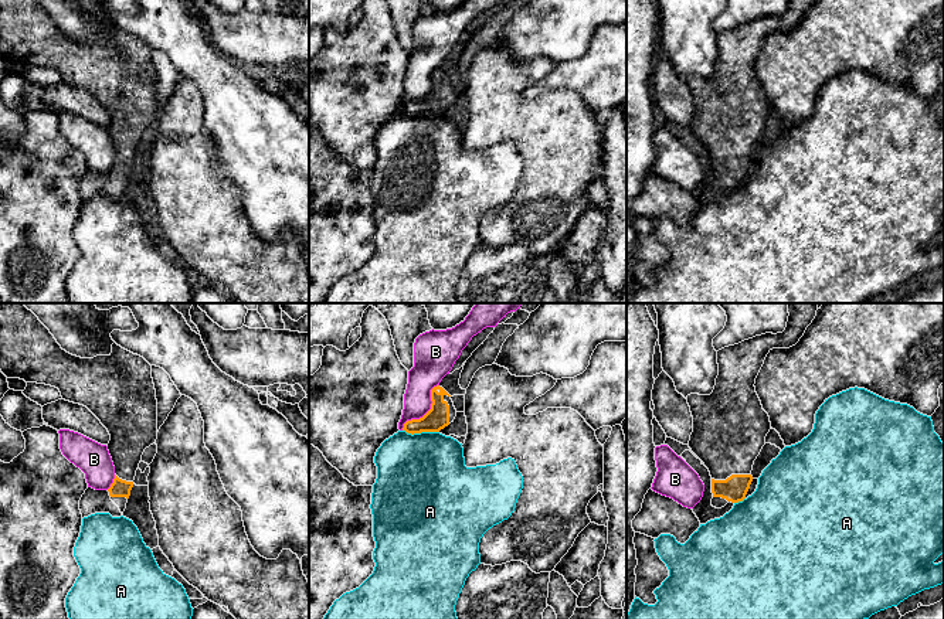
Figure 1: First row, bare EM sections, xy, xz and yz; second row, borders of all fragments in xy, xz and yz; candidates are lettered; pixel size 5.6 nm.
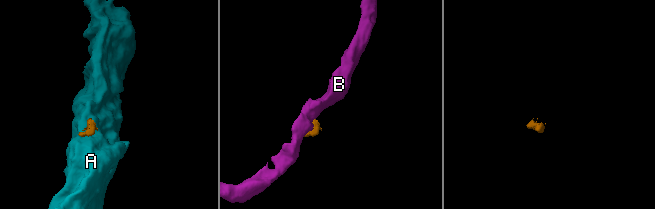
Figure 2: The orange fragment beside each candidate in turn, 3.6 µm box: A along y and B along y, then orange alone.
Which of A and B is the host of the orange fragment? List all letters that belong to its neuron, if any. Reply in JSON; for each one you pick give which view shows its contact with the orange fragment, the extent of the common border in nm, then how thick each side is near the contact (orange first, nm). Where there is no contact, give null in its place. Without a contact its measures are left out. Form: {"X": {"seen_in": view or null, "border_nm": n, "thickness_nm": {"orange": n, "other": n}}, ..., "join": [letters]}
{"join": []}

